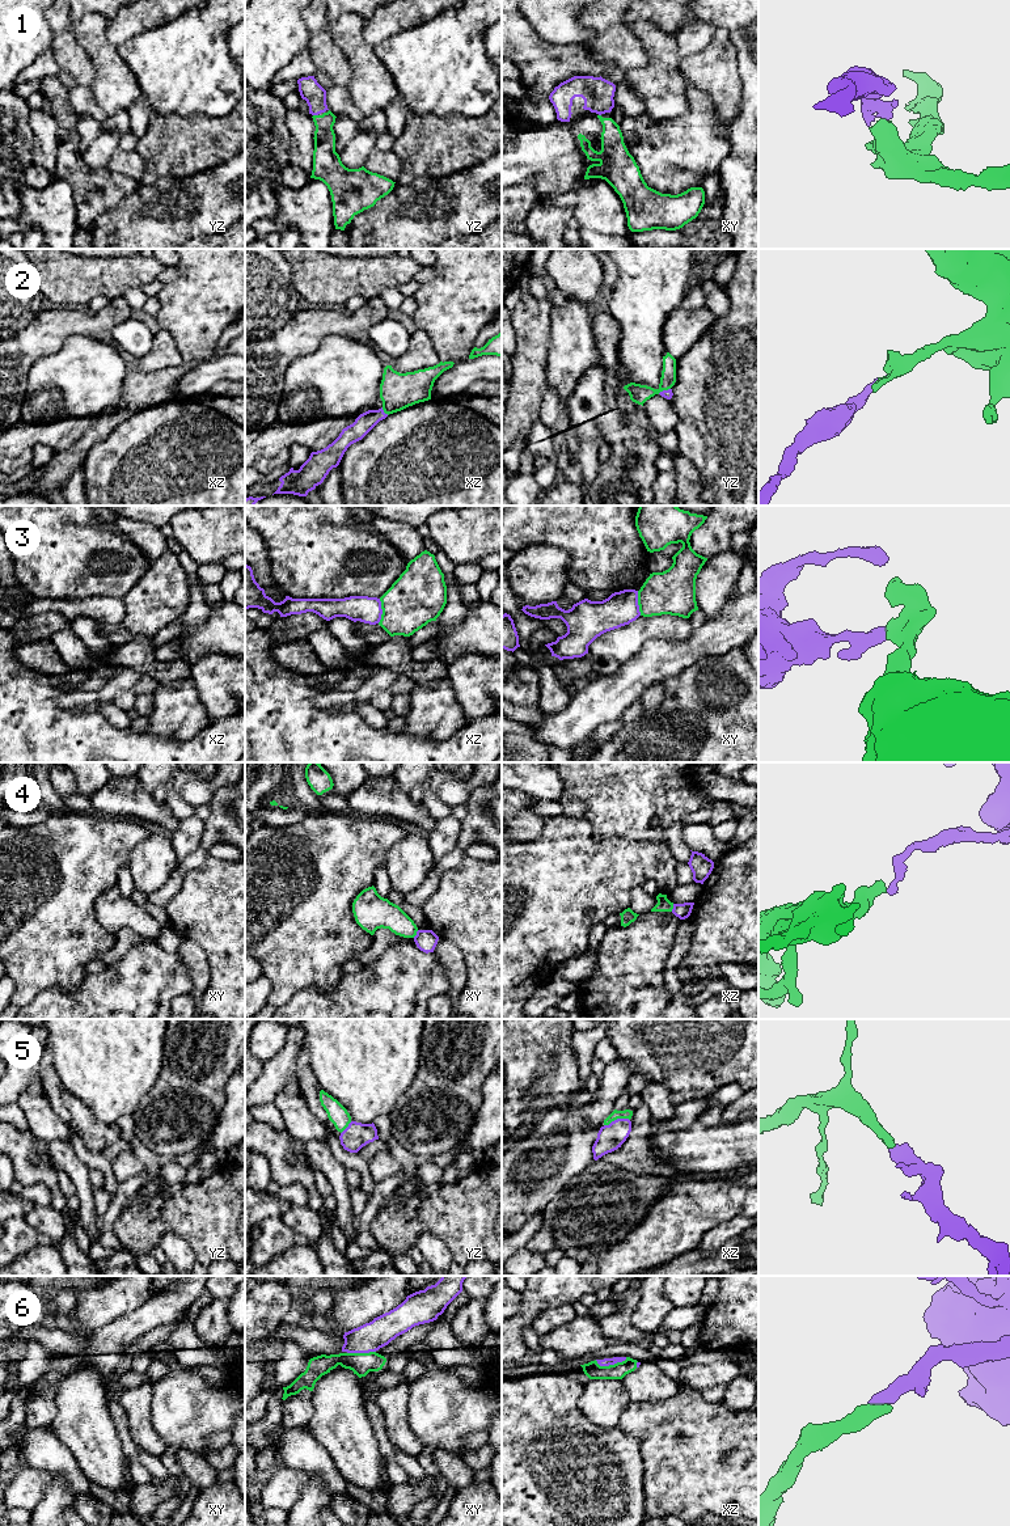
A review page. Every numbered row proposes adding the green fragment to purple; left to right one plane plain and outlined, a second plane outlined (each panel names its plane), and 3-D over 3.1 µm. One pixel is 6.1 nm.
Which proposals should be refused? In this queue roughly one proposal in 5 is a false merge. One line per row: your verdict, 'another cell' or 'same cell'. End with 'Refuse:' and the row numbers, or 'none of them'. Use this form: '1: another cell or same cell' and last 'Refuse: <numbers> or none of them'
1: same cell
2: same cell
3: another cell
4: another cell
5: same cell
6: same cell
Refuse: 3, 4

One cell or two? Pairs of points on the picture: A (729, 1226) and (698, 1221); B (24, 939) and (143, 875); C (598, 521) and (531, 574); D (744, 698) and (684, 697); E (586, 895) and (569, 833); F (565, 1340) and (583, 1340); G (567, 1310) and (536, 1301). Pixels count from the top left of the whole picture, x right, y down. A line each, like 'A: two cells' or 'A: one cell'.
A: two cells
B: two cells
C: two cells
D: one cell
E: one cell
F: one cell
G: two cells

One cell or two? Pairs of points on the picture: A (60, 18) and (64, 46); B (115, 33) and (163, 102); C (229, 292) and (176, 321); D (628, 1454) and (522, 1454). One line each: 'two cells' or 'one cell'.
A: one cell
B: two cells
C: one cell
D: one cell

